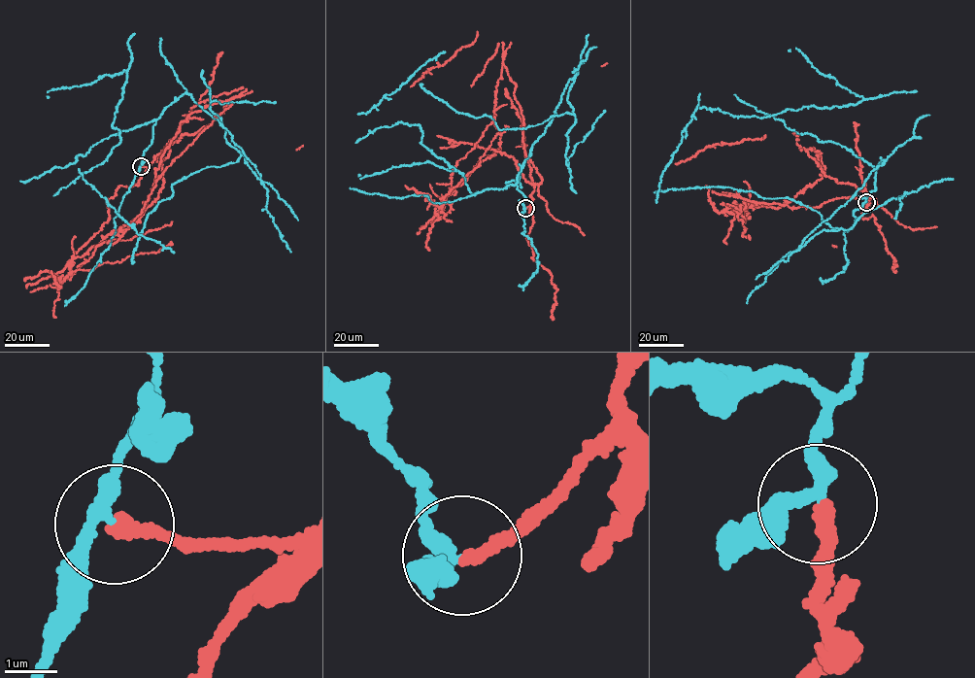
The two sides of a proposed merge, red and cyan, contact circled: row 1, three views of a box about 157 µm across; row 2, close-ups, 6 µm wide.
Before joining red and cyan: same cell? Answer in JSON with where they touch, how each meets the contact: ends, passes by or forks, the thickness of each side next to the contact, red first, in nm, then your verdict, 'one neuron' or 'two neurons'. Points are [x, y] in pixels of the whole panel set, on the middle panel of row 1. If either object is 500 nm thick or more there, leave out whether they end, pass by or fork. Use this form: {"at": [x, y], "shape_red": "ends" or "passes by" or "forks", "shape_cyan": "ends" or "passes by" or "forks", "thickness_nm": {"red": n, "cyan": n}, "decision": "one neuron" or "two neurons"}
{"at": [525, 208], "shape_red": "ends", "shape_cyan": "passes by", "thickness_nm": {"red": 240, "cyan": 240}, "decision": "two neurons"}

